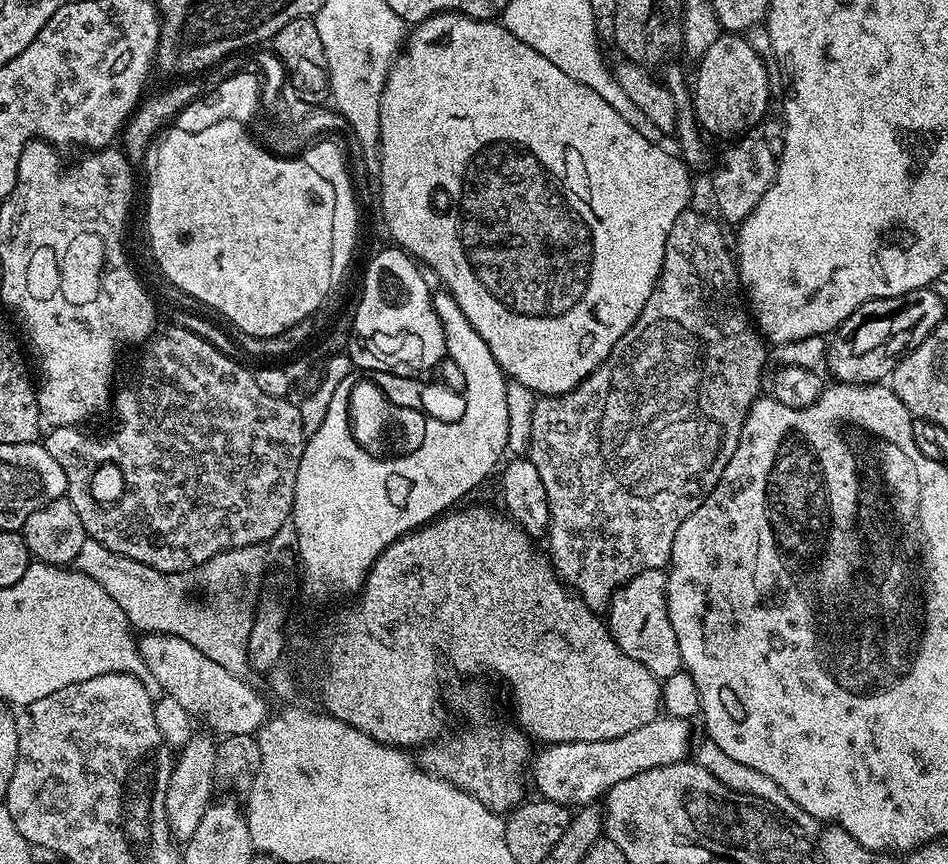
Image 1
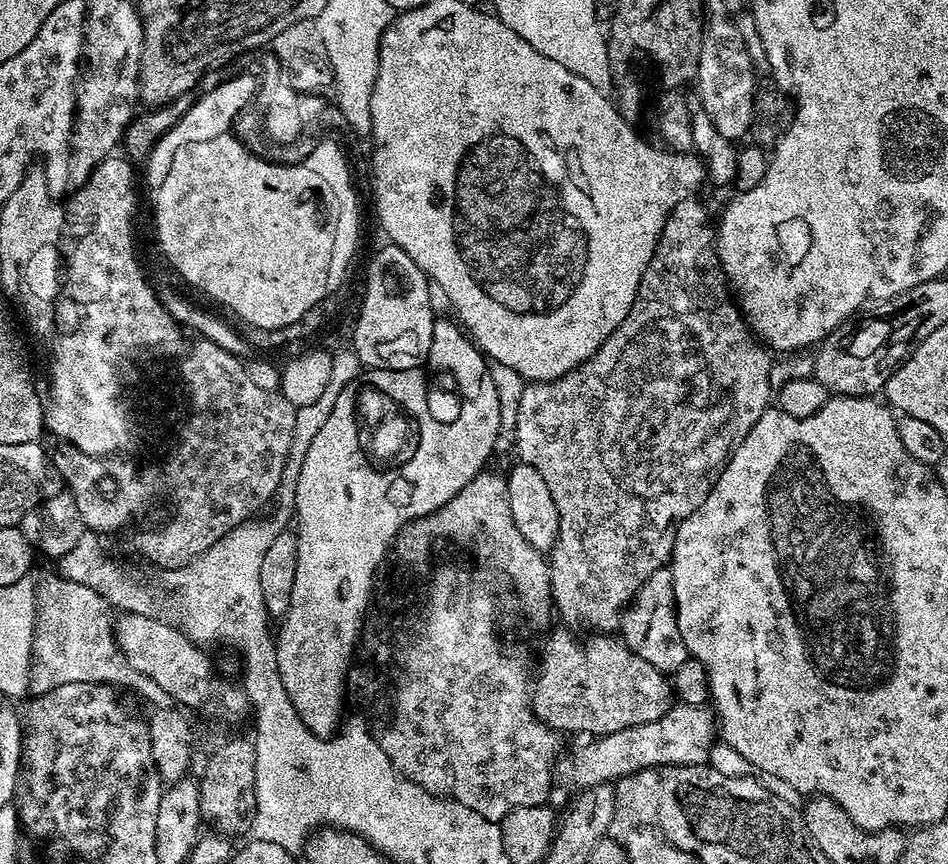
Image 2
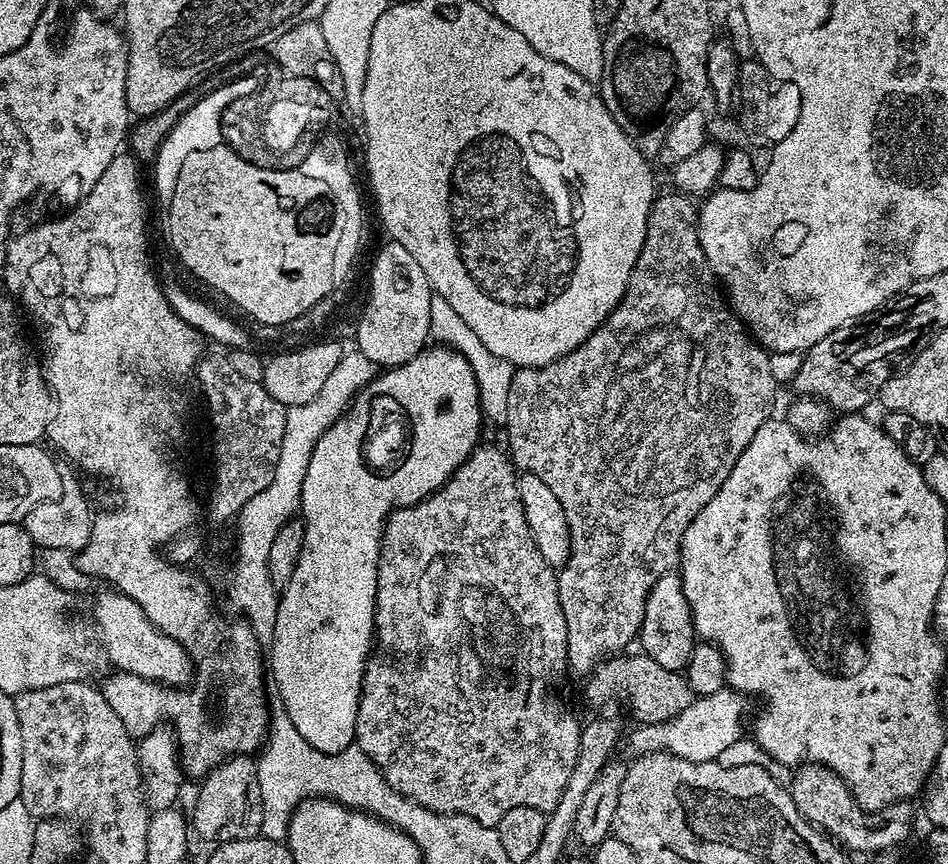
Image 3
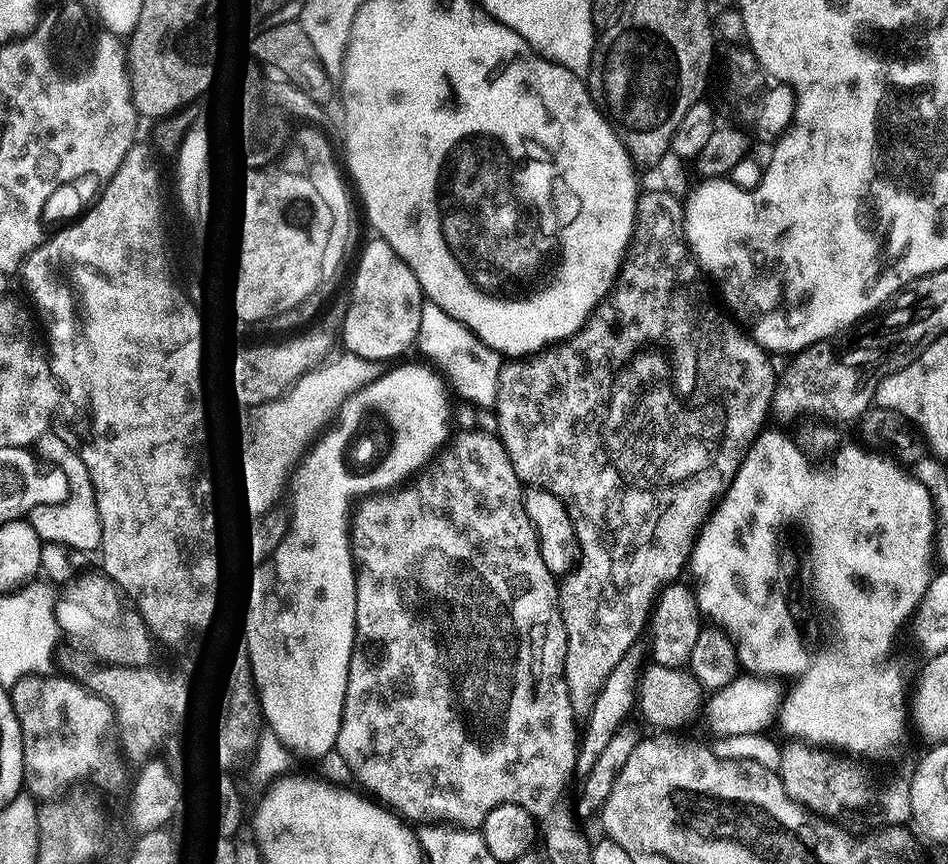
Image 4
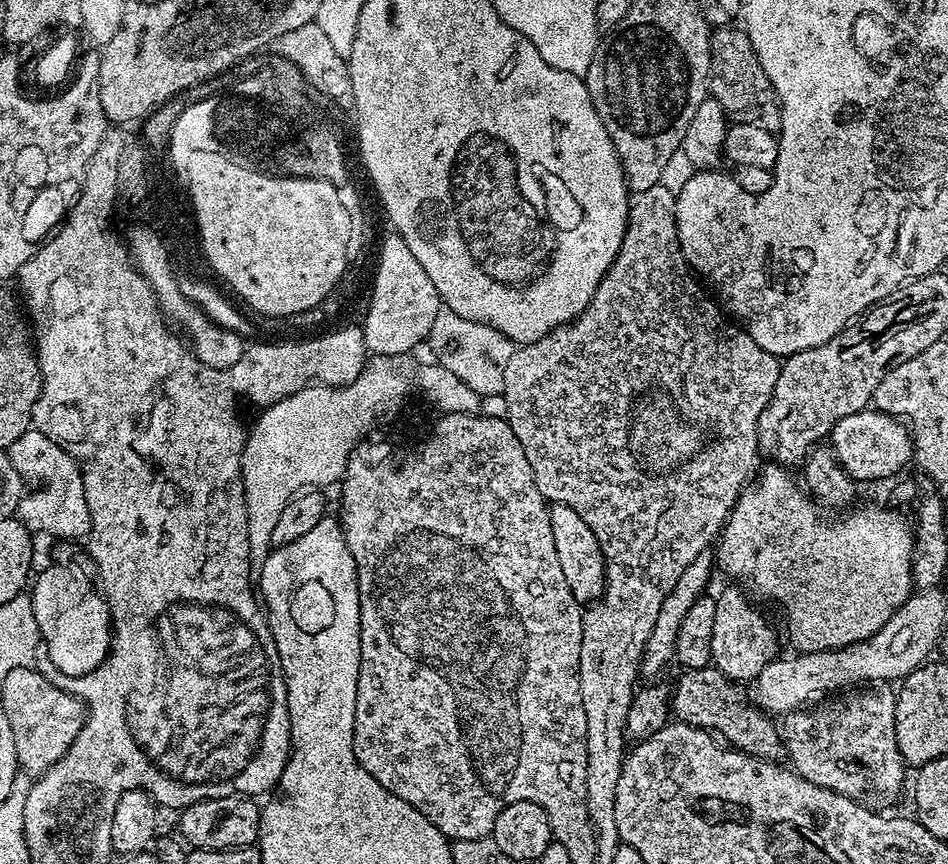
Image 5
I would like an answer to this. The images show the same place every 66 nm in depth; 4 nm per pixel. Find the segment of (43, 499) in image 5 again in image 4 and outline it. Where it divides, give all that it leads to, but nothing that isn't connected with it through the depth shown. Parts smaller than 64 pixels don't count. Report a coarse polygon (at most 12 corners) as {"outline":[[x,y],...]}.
{"outline":[[52,430],[35,440],[68,496],[26,517],[41,541],[95,553],[102,526],[76,449]]}

